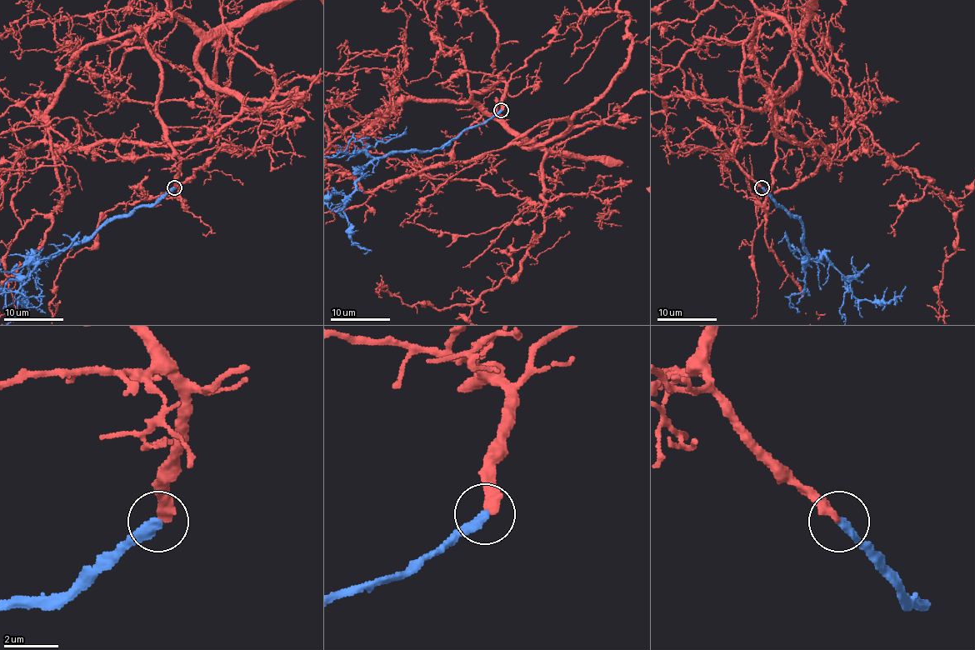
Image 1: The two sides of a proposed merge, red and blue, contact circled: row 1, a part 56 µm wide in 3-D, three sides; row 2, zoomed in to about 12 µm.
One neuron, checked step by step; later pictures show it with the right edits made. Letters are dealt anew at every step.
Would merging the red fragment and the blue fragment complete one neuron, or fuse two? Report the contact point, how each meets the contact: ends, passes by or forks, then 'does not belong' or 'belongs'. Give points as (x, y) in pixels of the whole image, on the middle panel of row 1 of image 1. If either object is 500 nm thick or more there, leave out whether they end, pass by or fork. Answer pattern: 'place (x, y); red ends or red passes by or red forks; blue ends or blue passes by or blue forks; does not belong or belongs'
place (501, 110); red ends; blue ends; belongs

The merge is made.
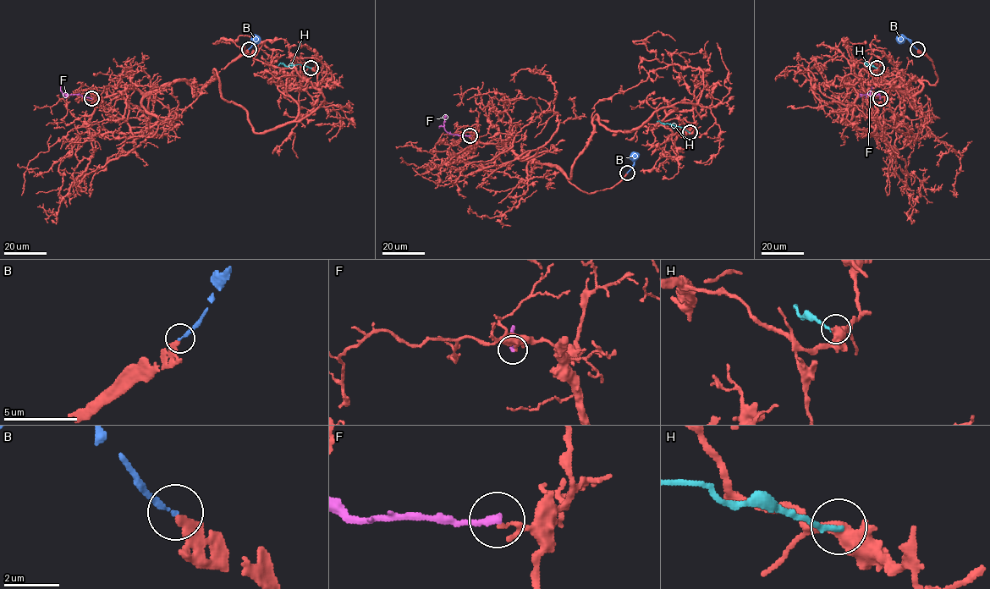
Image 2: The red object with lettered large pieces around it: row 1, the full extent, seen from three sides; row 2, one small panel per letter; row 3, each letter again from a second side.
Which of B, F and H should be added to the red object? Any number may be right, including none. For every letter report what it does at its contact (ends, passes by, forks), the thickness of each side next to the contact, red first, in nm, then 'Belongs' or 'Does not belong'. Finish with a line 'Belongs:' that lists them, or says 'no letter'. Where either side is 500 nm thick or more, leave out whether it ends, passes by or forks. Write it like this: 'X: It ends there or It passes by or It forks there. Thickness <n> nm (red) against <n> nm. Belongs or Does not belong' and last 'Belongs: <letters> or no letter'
B: It ends there. Thickness 260 nm (red) against 180 nm. Does not belong
F: It ends there. Thickness 110 nm (red) against 240 nm. Does not belong
H: It ends there. Thickness 400 nm (red) against 200 nm. Does not belong
Belongs: no letter

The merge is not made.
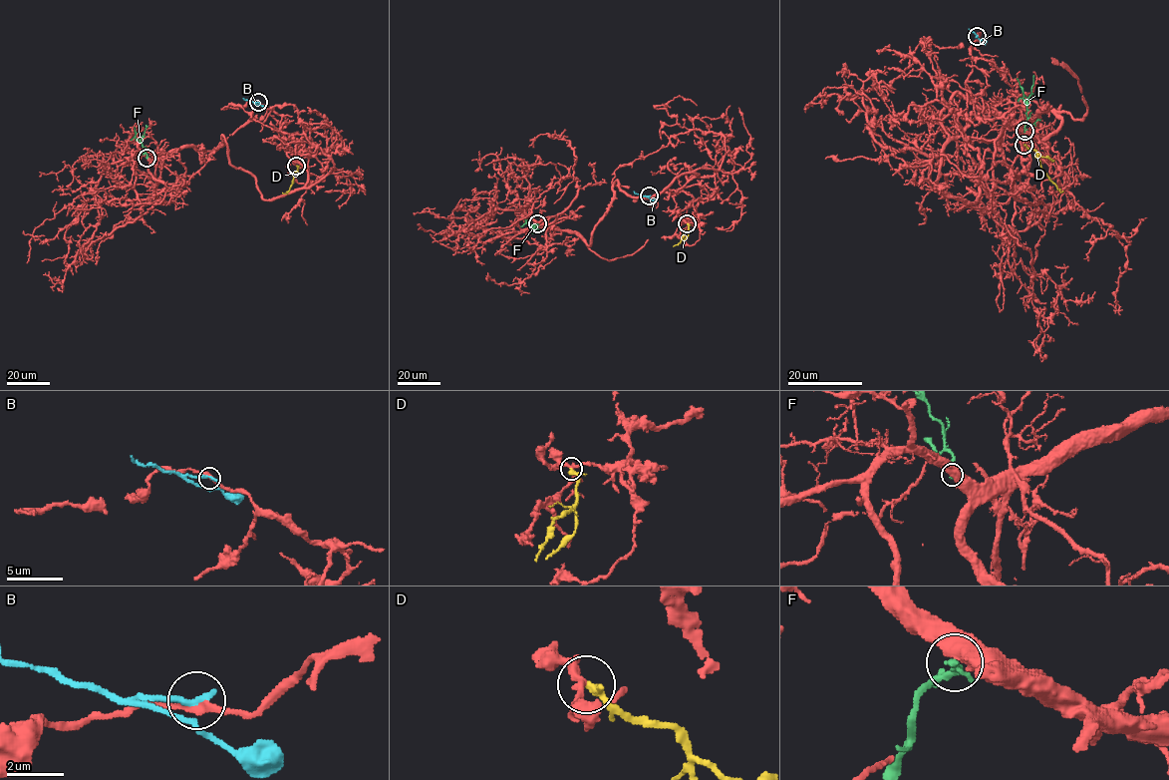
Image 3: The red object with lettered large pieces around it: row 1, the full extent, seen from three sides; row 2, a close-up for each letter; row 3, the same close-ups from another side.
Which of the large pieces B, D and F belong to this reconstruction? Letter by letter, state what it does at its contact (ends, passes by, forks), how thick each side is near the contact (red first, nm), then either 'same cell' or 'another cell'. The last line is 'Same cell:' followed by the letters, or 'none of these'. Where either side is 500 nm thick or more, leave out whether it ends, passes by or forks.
B: it ends | 280/280 nm | another cell
D: it passes by | 260/240 nm | another cell
F: 600/240 nm | another cell
Same cell: none of these

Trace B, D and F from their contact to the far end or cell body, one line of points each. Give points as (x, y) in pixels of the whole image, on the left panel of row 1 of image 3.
B: (258, 103), (243, 98)
D: (296, 166), (291, 186), (286, 193), (282, 193)
F: (146, 158), (141, 140), (146, 125)

